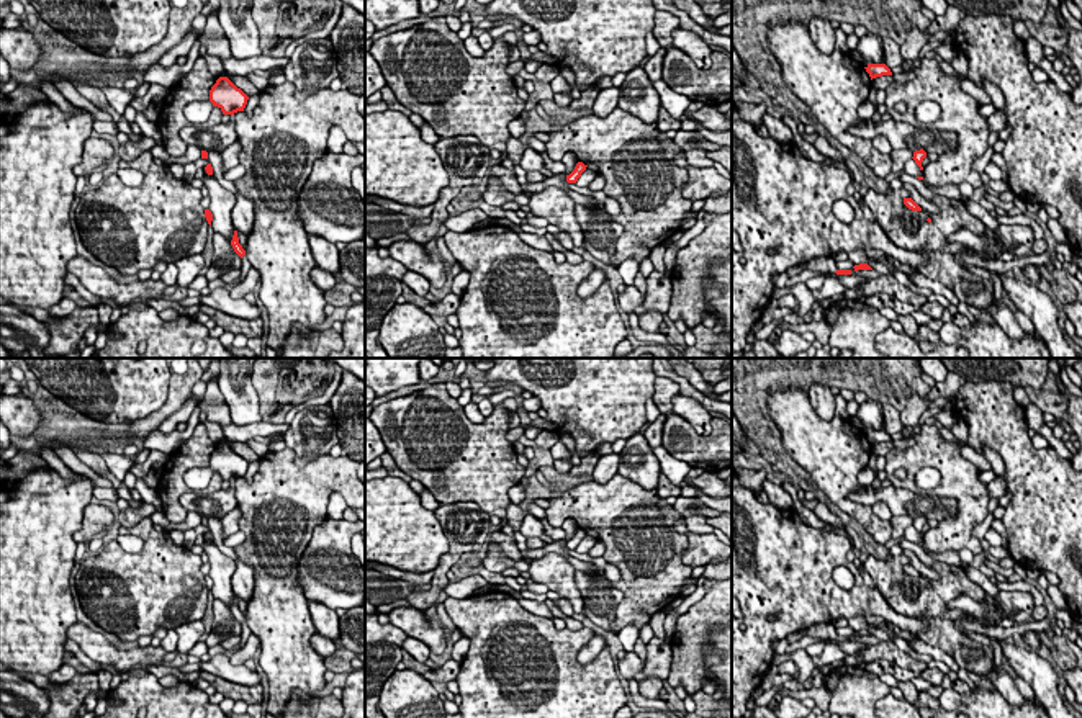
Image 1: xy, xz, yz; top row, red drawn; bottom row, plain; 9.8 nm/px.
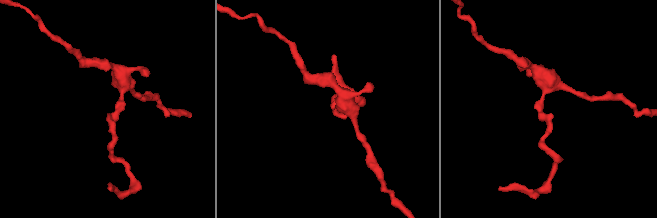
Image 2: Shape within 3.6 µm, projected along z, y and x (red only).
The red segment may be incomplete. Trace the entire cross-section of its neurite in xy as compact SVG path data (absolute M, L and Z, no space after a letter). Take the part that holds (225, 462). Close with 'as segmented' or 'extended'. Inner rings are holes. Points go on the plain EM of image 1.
M219 443L210 456L210 468L218 473L223 481L244 478L249 463L237 455L228 443Z; as segmented

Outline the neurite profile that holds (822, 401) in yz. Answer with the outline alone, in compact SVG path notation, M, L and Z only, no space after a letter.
M814 383L807 396L814 412L820 419L832 420L836 415L835 394L830 388Z

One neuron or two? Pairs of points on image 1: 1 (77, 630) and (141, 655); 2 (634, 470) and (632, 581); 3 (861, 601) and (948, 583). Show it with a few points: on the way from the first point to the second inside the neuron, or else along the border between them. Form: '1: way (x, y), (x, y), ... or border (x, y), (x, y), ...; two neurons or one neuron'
1: way (94, 645), (110, 656), (125, 656); one neuron
2: border (617, 471), (647, 489), (655, 489); two neurons
3: border (876, 586), (897, 612), (914, 617); two neurons

